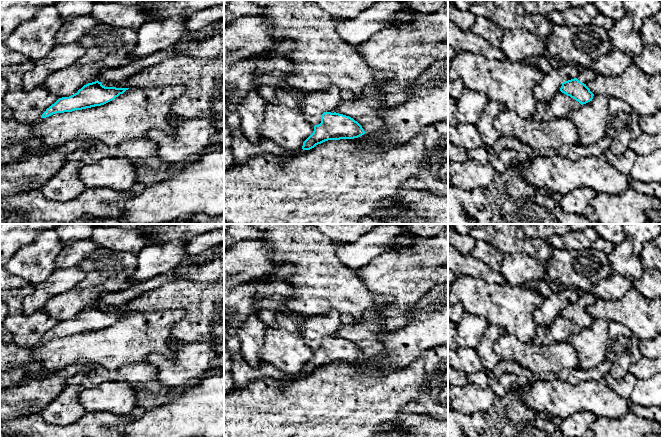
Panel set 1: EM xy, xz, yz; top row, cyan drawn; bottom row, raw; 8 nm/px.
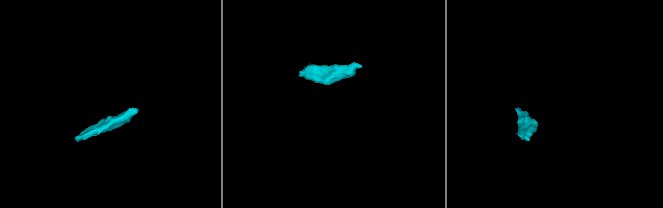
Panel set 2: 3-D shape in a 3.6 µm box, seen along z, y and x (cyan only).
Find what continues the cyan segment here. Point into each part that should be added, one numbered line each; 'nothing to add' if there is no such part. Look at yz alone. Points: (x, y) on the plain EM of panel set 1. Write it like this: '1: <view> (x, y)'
1: yz (585, 299)

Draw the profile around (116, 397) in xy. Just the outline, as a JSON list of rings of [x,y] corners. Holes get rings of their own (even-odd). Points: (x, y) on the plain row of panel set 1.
[[[106,381],[79,394],[79,402],[86,412],[110,412],[125,416],[139,411],[137,391],[120,381]]]

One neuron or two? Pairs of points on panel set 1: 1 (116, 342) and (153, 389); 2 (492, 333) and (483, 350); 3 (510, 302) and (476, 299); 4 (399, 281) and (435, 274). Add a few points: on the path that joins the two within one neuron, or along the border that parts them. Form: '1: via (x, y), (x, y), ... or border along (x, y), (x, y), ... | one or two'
1: border along (145, 360), (110, 370) | two
2: via (489, 337), (485, 346) | one
3: via (502, 302), (484, 299) | one
4: via (408, 281), (415, 281), (426, 276) | one

